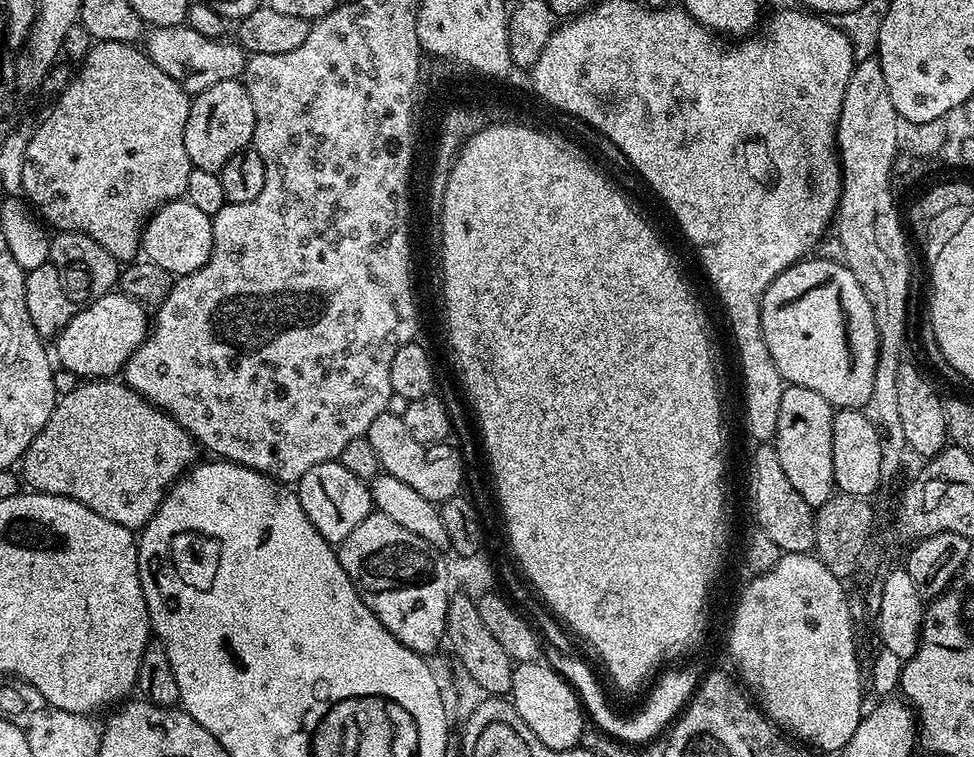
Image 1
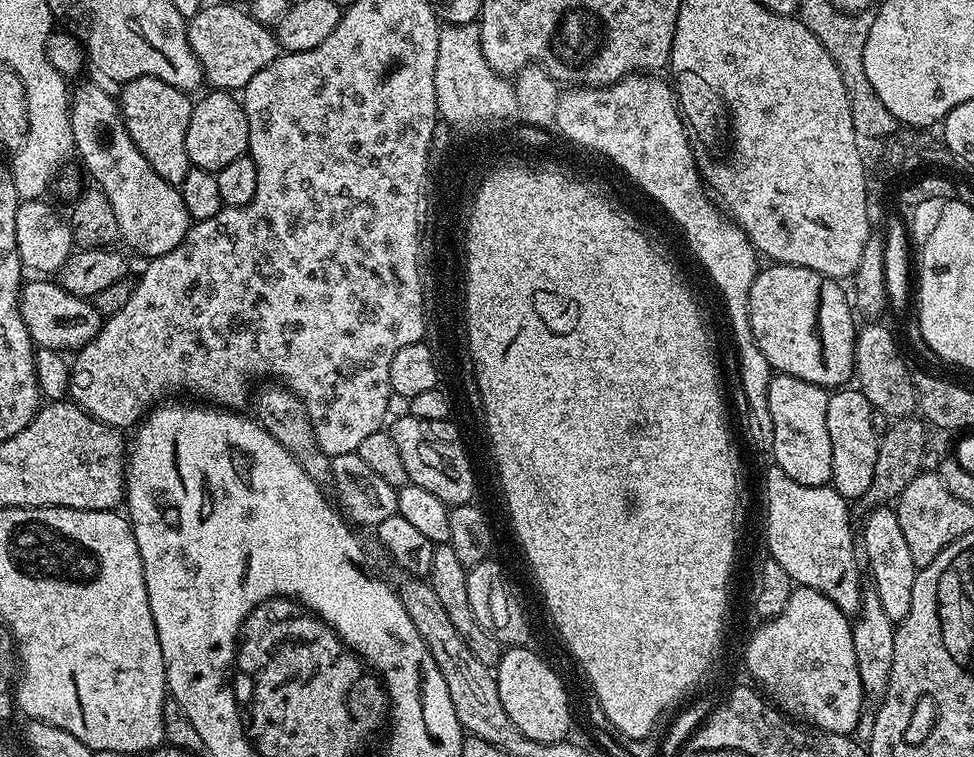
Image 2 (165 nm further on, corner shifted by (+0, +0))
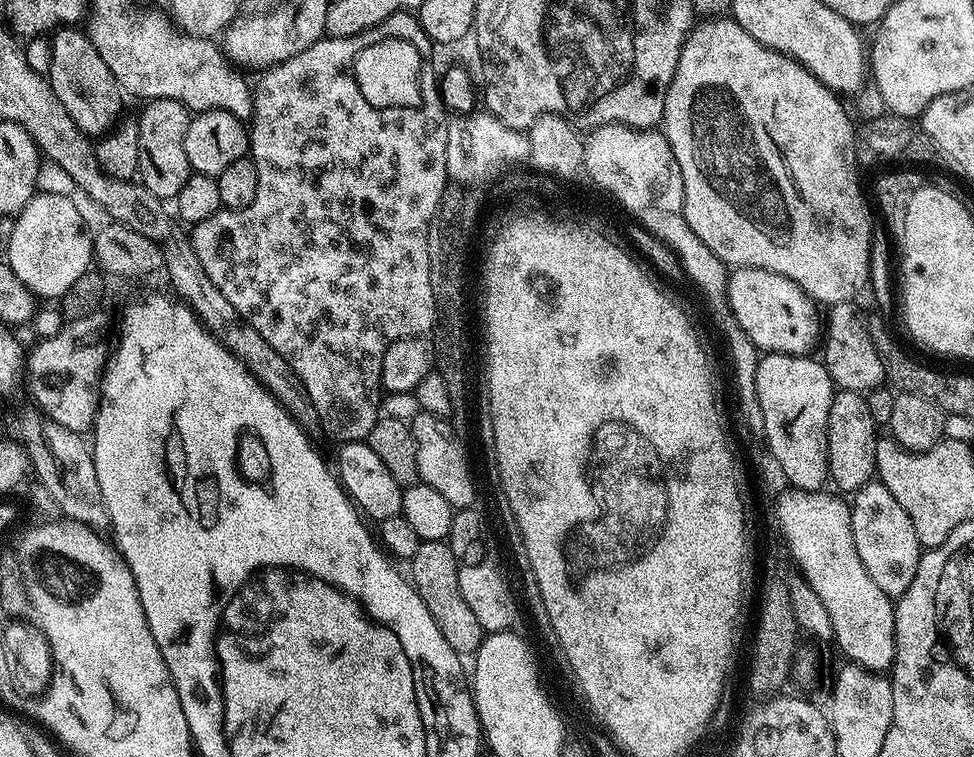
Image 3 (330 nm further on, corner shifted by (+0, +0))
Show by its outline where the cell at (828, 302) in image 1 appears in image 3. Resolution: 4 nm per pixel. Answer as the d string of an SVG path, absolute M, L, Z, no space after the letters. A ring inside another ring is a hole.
M732 268L728 277L728 308L734 314L734 318L738 322L738 326L742 326L742 330L747 334L752 343L756 345L761 353L781 352L782 354L790 354L791 356L803 356L811 353L812 347L817 347L818 341L822 336L822 312L815 300L811 300L799 286L790 278L786 278L782 274L774 274L770 270L762 270L761 268Z

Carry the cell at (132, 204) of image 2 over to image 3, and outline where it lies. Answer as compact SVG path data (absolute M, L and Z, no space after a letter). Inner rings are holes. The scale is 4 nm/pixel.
M61 26L51 33L50 39L53 58L46 79L52 85L54 94L58 94L58 102L66 106L66 114L74 118L85 136L103 137L121 115L119 112L122 93L114 74L110 74L110 66L106 66L106 62L102 62L102 54L94 50L94 42L88 37L87 31L79 27Z

